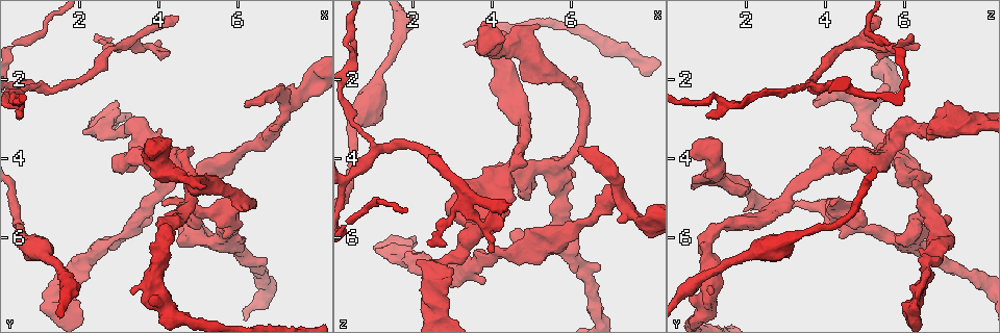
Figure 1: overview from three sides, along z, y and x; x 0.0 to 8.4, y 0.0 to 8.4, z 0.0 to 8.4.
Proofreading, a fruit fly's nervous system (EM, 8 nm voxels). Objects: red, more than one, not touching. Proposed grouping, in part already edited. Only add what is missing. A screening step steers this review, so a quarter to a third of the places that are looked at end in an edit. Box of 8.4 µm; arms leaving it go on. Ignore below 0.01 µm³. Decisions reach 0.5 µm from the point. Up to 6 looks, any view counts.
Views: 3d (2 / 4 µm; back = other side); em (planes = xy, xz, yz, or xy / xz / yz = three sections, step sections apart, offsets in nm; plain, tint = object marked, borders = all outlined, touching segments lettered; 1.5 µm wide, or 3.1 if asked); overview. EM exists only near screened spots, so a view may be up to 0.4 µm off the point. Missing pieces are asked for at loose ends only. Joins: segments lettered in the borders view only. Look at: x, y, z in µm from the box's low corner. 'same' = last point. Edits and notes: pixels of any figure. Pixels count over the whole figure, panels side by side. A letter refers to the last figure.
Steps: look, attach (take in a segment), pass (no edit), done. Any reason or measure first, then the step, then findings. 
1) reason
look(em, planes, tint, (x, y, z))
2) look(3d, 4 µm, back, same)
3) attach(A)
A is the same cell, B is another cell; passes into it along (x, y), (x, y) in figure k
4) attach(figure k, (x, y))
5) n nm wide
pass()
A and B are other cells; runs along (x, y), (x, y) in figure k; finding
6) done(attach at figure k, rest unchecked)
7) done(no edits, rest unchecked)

branch stops here
look(em, 3.1 µm, planes, borders, (3.05, 2.65, 7.10))

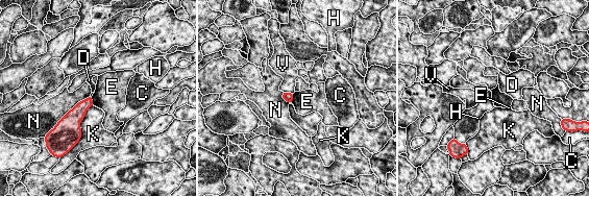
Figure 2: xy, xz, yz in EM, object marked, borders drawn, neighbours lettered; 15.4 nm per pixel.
N touches over 550 nm
pass()
C, D, E, H, K, N and V are other cells; border along (293, 94), (291, 102) in figure 2; no lettered segment goes on from it

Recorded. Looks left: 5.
an open end
look(em, planes, plain, (3.95, 1.10, 6.35))

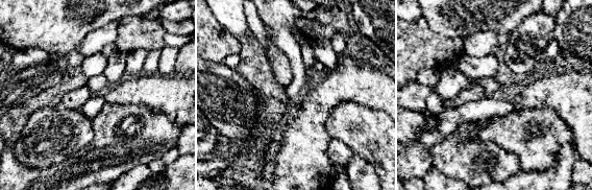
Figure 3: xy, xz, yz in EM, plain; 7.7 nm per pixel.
see the neighbours
look(em, planes, borders, same)

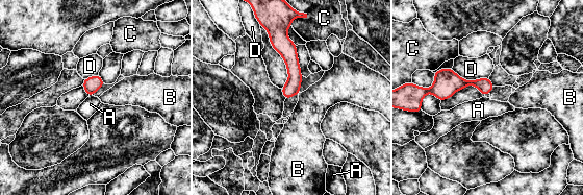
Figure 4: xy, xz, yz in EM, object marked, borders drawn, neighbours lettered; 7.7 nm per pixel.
pass()
A, B, C and D are other cells; none of them fits

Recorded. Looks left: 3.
branch stops here
look(em, planes, borders, (5.15, 4.75, 0.55))

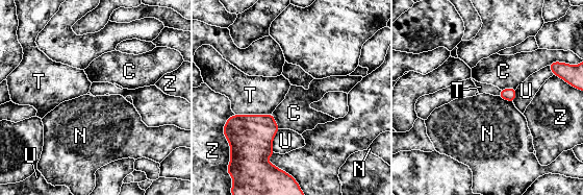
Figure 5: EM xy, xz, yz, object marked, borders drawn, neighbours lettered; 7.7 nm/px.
pass()
C, N, T, U and Z are other cells; border along (498, 96), (512, 102) in figure 5; no lettered segment goes on from it

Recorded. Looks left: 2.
done(no edits, rest unchecked)

